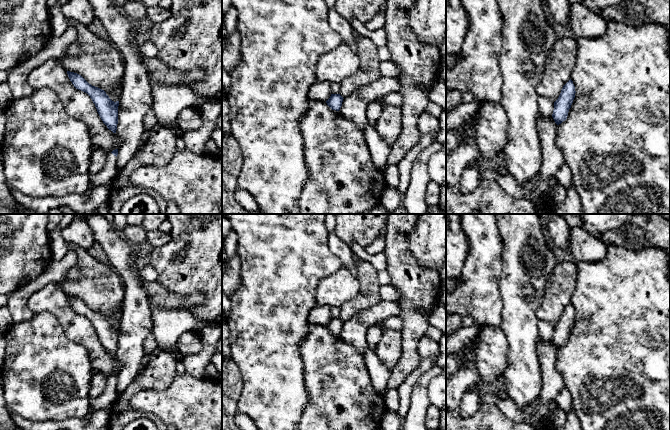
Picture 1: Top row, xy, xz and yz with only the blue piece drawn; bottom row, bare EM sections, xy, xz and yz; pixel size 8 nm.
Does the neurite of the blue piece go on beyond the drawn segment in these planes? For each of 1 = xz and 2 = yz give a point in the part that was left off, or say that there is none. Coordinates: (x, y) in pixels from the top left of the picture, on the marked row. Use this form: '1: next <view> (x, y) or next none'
1: next none
2: next none

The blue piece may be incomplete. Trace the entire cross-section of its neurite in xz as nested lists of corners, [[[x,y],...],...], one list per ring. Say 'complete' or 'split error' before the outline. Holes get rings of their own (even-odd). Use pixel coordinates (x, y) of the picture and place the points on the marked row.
complete; [[[331,94],[326,103],[332,110],[339,111],[342,106],[343,99],[344,98],[340,94]]]

